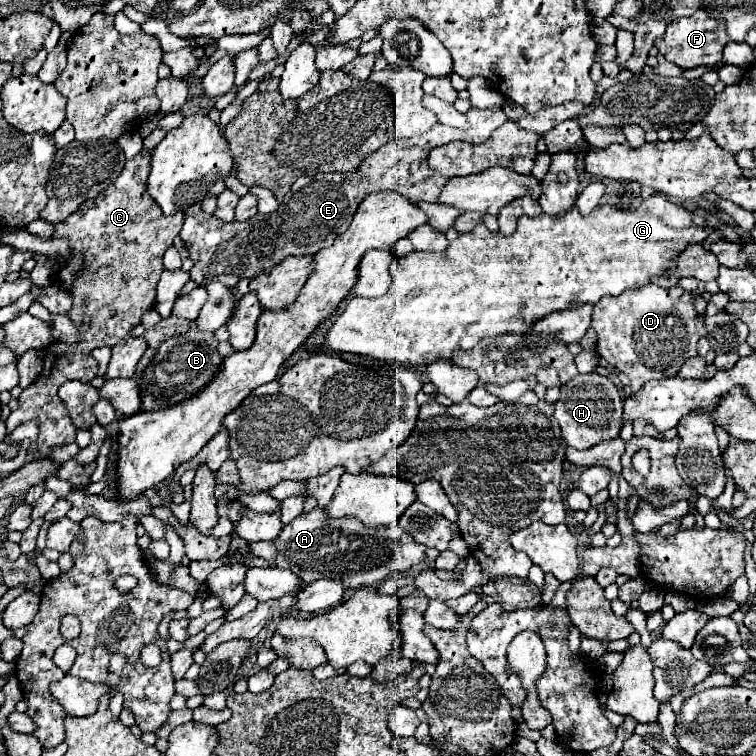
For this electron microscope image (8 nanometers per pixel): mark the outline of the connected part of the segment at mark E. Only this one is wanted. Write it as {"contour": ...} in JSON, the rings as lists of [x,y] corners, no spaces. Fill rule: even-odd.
{"contour":[[[491,108],[491,110],[469,110],[467,112],[467,120],[471,122],[469,130],[459,130],[455,132],[455,128],[451,126],[443,126],[437,124],[433,126],[433,130],[429,130],[423,136],[413,136],[409,140],[403,138],[395,138],[391,142],[387,142],[385,146],[381,146],[381,150],[377,150],[375,154],[371,154],[369,158],[365,158],[363,166],[359,166],[357,172],[353,174],[315,174],[315,176],[301,176],[293,186],[291,192],[287,194],[287,204],[281,204],[273,214],[263,216],[257,214],[247,222],[221,222],[219,218],[215,218],[213,214],[207,212],[197,212],[193,216],[189,216],[183,224],[181,230],[181,240],[187,242],[189,252],[191,252],[191,260],[197,266],[197,272],[201,272],[197,276],[197,282],[207,282],[207,270],[211,264],[215,264],[215,272],[221,268],[221,272],[217,272],[217,280],[223,282],[225,286],[233,288],[237,284],[239,278],[251,278],[255,274],[261,274],[261,270],[269,270],[269,266],[273,266],[273,262],[281,262],[281,258],[289,256],[289,254],[317,254],[319,250],[331,246],[335,242],[335,238],[339,234],[343,234],[351,220],[353,214],[357,212],[359,204],[363,202],[365,196],[373,194],[373,192],[381,192],[381,190],[395,190],[399,194],[403,194],[405,198],[409,198],[413,204],[415,202],[433,202],[433,198],[437,198],[437,190],[441,190],[441,186],[445,186],[445,176],[437,170],[431,170],[427,164],[427,154],[429,150],[455,142],[455,140],[469,140],[469,142],[485,142],[493,130],[497,130],[503,124],[505,112],[501,108]]]}

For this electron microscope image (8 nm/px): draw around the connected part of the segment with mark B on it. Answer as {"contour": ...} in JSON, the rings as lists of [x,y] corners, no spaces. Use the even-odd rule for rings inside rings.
{"contour":[[[191,324],[189,332],[183,336],[173,336],[165,344],[159,346],[157,356],[149,362],[149,366],[141,374],[139,390],[141,390],[141,408],[139,412],[151,412],[181,404],[201,392],[221,370],[223,356],[217,352],[219,340],[213,332],[201,332],[197,324]]]}

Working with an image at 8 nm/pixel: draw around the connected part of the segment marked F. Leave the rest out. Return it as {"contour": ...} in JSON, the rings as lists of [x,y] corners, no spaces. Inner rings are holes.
{"contour":[[[699,10],[697,14],[689,16],[689,18],[679,18],[673,20],[667,26],[667,32],[663,38],[655,40],[657,50],[675,66],[681,66],[685,70],[695,68],[695,66],[705,66],[705,64],[717,64],[721,62],[723,56],[723,48],[729,42],[729,36],[725,32],[725,26],[719,26],[715,22],[715,18],[711,18],[705,10]]]}

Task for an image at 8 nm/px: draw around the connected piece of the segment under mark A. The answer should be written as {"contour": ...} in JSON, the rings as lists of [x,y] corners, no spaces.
{"contour":[[[323,508],[303,512],[297,518],[293,518],[289,524],[285,524],[275,540],[275,548],[277,548],[275,562],[279,568],[291,570],[299,578],[305,578],[305,582],[313,582],[321,578],[345,578],[345,586],[353,590],[363,588],[363,586],[373,586],[385,580],[389,574],[397,570],[409,570],[411,566],[419,564],[419,560],[425,560],[425,550],[419,550],[419,544],[413,542],[413,538],[409,538],[409,534],[405,534],[399,528],[399,524],[371,528],[357,522],[355,518],[339,518],[339,520],[329,518],[325,516]]]}

